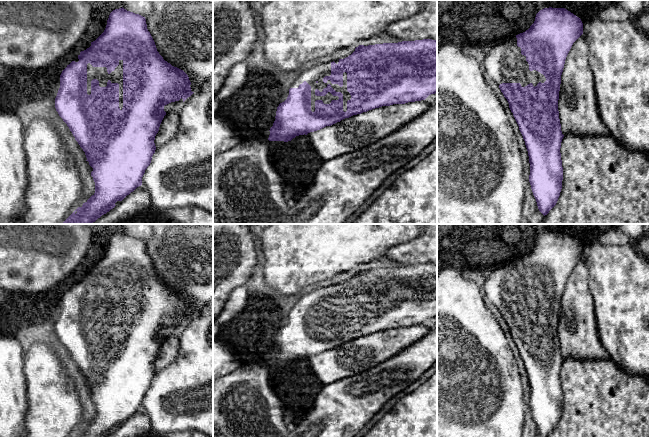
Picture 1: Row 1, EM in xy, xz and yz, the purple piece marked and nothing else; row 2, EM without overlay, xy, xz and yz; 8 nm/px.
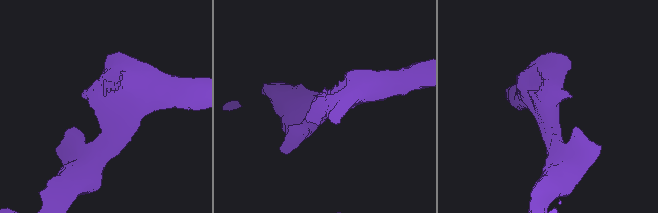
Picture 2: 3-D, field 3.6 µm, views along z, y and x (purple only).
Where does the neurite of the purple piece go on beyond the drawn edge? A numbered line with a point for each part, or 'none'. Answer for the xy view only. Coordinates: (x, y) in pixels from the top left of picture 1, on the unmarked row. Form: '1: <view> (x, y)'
1: xy (100, 297)

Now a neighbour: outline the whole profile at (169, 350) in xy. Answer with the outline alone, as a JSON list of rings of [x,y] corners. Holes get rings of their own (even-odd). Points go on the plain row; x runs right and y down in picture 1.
[[[173,334],[166,337],[164,340],[159,355],[155,360],[155,370],[156,372],[168,367],[173,360],[177,358],[179,354],[179,335]]]

